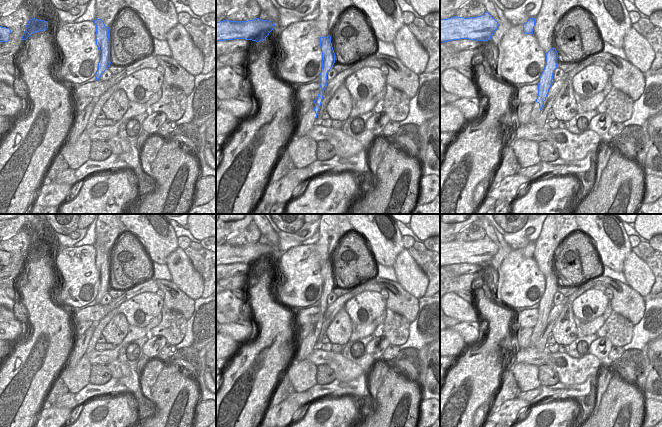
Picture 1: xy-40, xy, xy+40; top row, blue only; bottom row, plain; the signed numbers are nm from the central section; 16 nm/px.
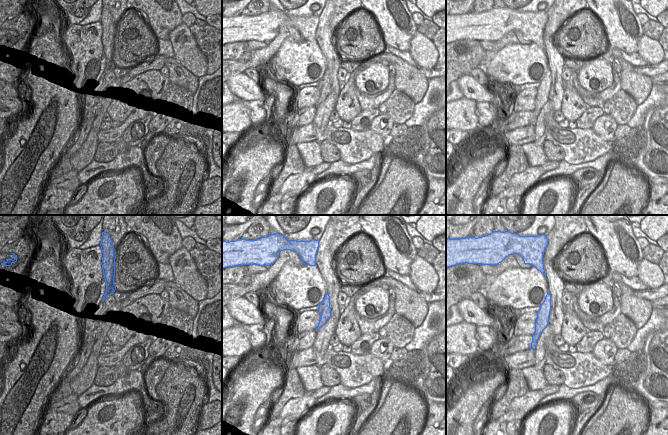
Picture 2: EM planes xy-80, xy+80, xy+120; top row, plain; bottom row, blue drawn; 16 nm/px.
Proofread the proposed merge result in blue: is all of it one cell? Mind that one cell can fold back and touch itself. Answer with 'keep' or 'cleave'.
cleave

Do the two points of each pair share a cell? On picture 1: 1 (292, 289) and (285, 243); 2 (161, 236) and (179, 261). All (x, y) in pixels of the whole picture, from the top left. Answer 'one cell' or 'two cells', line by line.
1: two cells
2: two cells

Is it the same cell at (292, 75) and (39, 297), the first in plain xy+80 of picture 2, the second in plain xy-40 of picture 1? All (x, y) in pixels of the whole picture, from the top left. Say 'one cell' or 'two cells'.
two cells

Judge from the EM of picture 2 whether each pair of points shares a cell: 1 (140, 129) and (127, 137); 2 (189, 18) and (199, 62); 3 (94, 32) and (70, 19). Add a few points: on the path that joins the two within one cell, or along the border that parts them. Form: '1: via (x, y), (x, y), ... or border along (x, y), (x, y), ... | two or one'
1: via (137, 131), (130, 137) | one
2: via (183, 29), (183, 43), (188, 51) | one
3: border along (78, 23), (65, 25) | two

